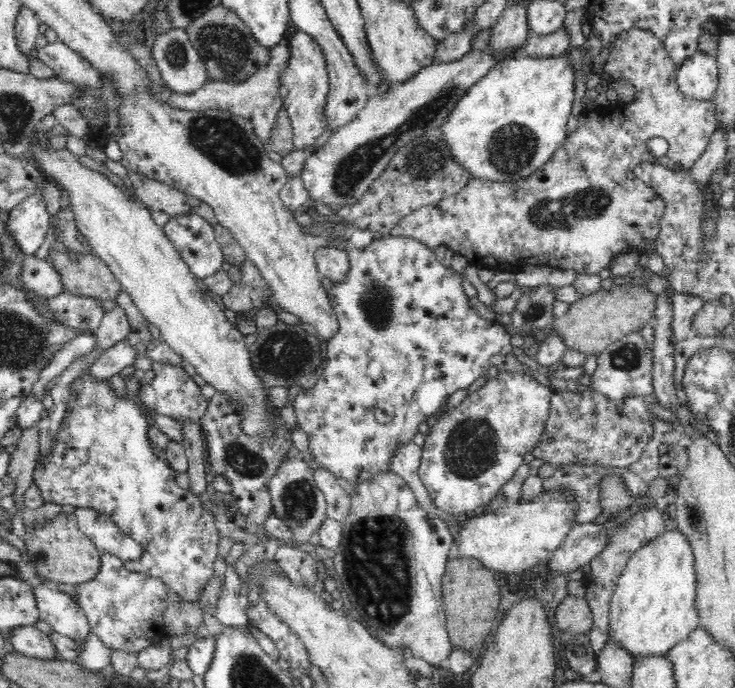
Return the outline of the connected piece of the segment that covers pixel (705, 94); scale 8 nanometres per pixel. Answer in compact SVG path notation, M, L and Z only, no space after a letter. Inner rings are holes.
M698 50L677 67L679 89L690 98L712 101L719 81L715 55Z

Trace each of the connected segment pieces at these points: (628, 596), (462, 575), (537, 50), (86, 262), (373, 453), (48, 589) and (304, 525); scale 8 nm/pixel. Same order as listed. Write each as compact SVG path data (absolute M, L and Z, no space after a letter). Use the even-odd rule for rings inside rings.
M678 527L666 528L656 538L642 545L628 559L626 568L619 578L618 586L610 602L610 637L618 639L632 656L664 654L679 642L686 640L689 634L700 625L698 614L698 573L694 547L686 534Z
M456 557L448 562L442 582L447 629L454 648L471 651L478 647L492 630L497 616L501 588L495 571L476 557Z
M565 25L550 34L534 35L531 32L525 42L523 55L534 58L557 57L570 48L570 40L572 36Z
M50 249L47 259L62 273L66 293L116 300L123 290L118 277L93 252Z
M388 234L374 237L366 247L357 248L351 245L347 253L349 269L346 276L341 281L333 283L329 290L330 302L339 319L339 332L325 346L326 361L319 370L318 383L313 388L302 389L301 394L296 396L293 407L298 424L308 435L312 460L336 477L340 476L352 483L358 483L370 482L372 478L390 474L395 454L407 443L413 442L414 436L418 434L418 426L424 421L435 419L441 413L441 409L448 404L448 398L452 394L458 390L468 389L473 382L484 376L491 366L494 354L511 353L513 346L506 327L497 322L490 323L472 310L470 300L462 287L462 275L451 267L442 265L432 249L419 240Z
M47 584L37 586L35 596L36 601L38 601L38 610L41 620L50 624L54 632L66 635L68 638L74 640L84 640L87 637L87 634L91 631L89 620L84 610L73 597Z
M288 458L279 464L277 473L270 479L270 496L273 514L280 517L294 533L297 545L308 542L321 520L327 518L327 504L322 489L314 479L314 469L304 459Z

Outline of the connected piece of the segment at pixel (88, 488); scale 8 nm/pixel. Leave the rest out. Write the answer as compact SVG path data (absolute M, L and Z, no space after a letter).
M88 372L81 380L76 382L73 387L74 400L68 404L66 408L66 414L60 430L58 430L58 443L55 450L52 450L52 456L48 461L44 463L38 463L36 471L33 475L33 480L40 485L40 492L46 503L56 503L62 506L63 504L71 504L77 508L91 508L108 514L115 521L115 525L125 535L131 536L136 542L142 546L142 554L138 560L134 562L126 561L125 565L131 571L139 573L149 574L151 577L159 578L165 586L174 591L182 601L192 602L198 601L202 588L206 586L206 582L213 575L214 572L214 560L216 560L216 552L218 552L218 539L220 534L218 528L216 528L216 522L214 522L214 516L200 500L193 496L193 494L180 488L176 484L176 478L174 477L175 470L164 460L156 458L152 450L150 443L150 437L148 437L150 419L141 407L138 407L133 400L130 400L127 396L119 396L115 390L112 390L108 381L96 383L90 379L90 372Z

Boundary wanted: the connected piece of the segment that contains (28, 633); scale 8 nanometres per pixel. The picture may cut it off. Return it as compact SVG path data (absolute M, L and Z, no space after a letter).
M20 626L10 634L10 642L15 651L38 660L56 660L58 650L48 633L42 632L36 626Z

